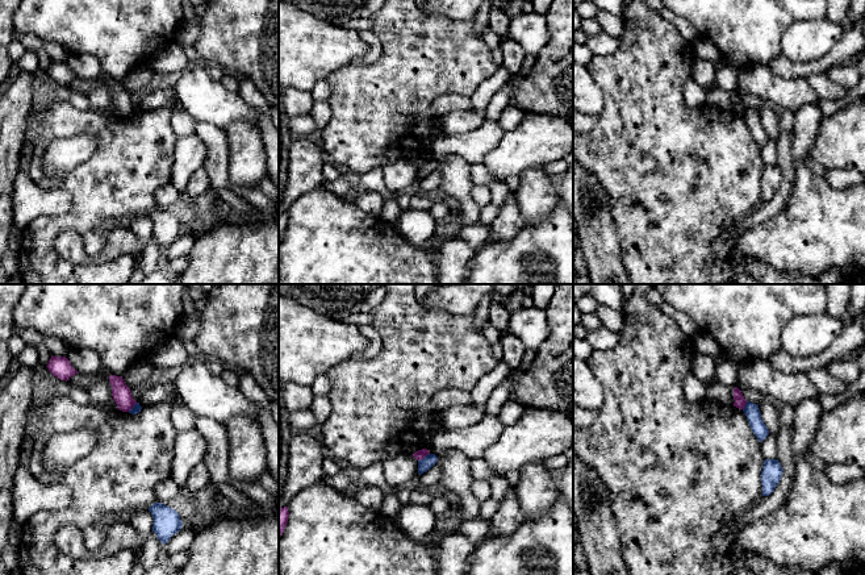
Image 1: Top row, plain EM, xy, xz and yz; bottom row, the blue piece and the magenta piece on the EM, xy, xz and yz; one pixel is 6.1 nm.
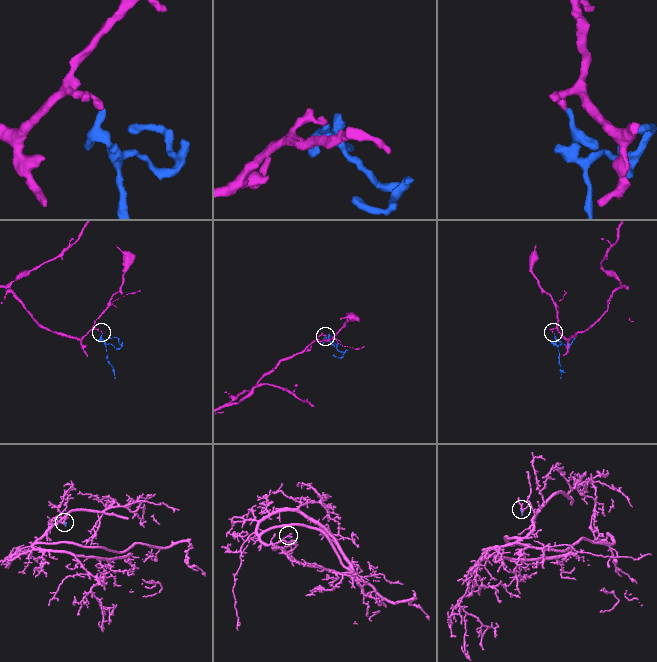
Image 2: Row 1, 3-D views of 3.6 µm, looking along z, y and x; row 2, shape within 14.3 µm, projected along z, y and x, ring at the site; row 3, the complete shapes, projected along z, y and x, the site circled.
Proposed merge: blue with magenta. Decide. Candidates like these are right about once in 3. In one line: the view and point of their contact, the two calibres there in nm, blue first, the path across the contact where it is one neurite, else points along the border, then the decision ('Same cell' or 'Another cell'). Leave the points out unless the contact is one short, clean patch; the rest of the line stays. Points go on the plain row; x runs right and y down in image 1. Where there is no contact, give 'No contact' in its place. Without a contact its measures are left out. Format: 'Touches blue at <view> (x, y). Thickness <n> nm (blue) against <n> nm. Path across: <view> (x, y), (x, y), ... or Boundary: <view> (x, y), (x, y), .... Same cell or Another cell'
Touches blue at xz (425, 162). Thickness 80 nm (blue) against 60 nm. Boundary: xz (429, 158), (418, 166). Another cell

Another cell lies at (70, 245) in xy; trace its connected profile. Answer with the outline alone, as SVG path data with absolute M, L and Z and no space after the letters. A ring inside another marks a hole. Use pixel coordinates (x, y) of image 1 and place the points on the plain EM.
M112 226L103 232L104 247L95 255L85 247L85 239L74 230L66 230L55 241L58 255L71 263L89 264L104 263L125 257L134 257L145 251L146 242L139 239L130 228Z

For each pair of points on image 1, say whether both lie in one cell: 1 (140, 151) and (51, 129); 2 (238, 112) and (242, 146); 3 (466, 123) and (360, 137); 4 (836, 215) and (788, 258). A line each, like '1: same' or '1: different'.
1: same
2: different
3: different
4: same

